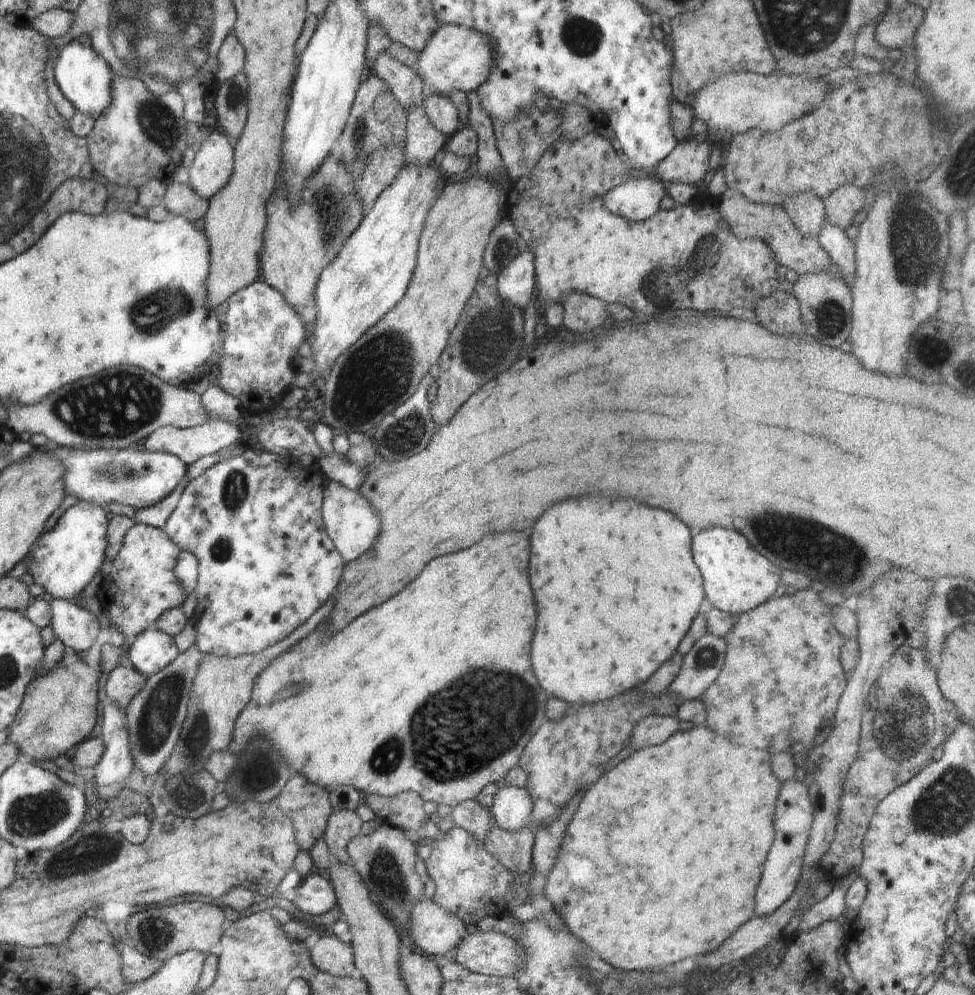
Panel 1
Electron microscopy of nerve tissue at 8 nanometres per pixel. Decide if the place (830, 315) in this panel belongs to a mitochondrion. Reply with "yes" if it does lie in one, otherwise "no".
yes

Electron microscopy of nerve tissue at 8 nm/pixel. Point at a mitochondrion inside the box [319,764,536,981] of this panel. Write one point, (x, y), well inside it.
(385, 874)

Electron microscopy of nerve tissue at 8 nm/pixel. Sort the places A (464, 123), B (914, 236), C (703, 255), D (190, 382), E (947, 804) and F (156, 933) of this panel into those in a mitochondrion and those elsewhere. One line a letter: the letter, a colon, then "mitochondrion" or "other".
A: other
B: mitochondrion
C: mitochondrion
D: other
E: mitochondrion
F: mitochondrion

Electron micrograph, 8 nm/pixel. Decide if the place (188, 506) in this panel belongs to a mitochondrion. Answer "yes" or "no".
no

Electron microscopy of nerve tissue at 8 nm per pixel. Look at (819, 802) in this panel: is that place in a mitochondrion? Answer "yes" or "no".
no

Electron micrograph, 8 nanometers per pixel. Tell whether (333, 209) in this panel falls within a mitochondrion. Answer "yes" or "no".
yes

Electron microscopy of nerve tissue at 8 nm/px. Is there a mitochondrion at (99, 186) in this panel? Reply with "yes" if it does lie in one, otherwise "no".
no

